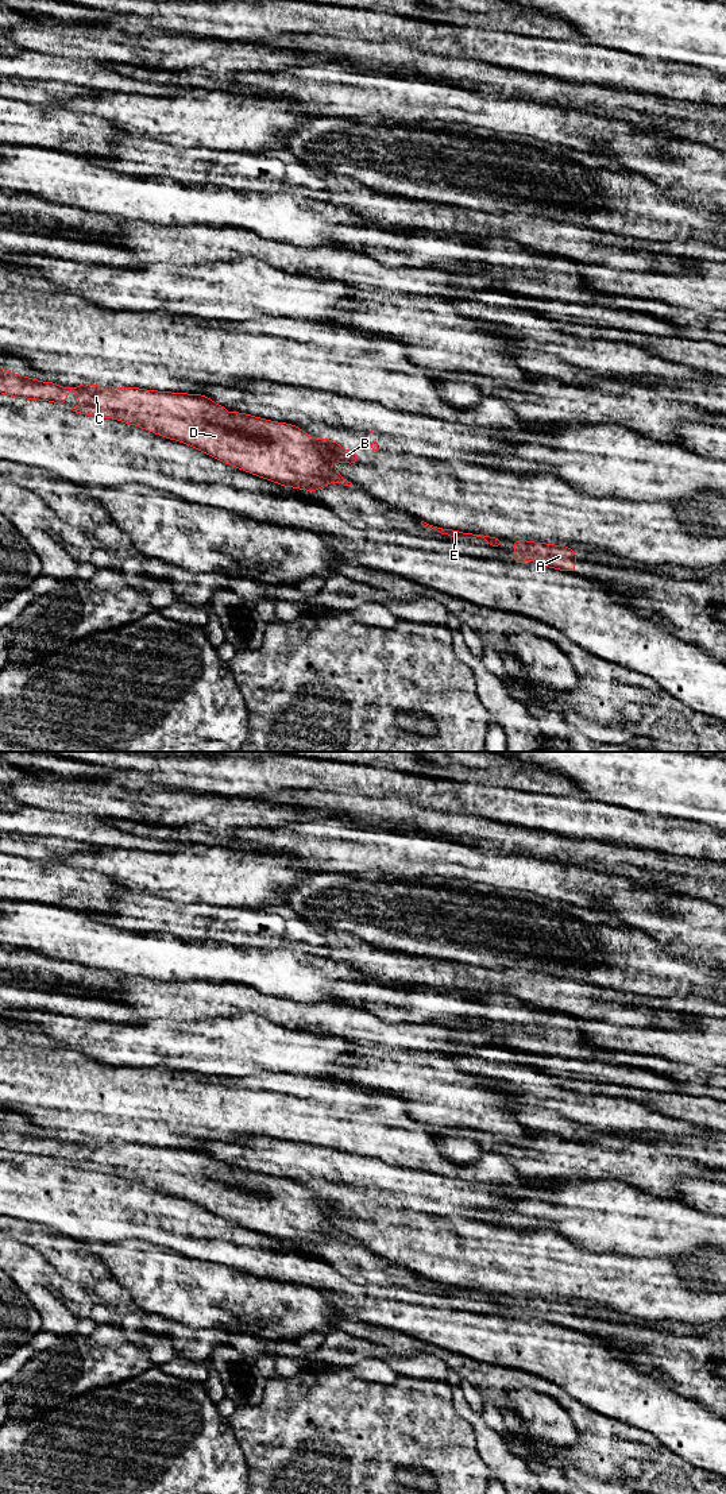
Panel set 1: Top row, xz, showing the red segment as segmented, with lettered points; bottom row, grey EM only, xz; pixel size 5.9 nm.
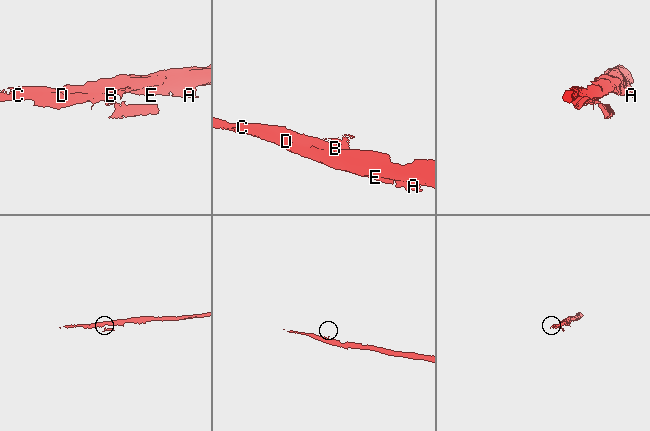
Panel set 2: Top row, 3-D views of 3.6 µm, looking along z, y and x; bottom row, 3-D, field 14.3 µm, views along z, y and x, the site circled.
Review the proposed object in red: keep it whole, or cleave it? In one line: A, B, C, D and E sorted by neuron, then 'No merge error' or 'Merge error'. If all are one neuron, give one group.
Groups: A C D E / B. Merge error

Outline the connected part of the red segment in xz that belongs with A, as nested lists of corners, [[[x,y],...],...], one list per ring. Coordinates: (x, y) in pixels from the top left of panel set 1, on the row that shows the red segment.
[[[513,540],[513,544],[514,555],[511,561],[514,563],[533,560],[537,565],[551,567],[567,572],[574,572],[576,570],[576,552],[567,545],[552,545],[525,540]]]

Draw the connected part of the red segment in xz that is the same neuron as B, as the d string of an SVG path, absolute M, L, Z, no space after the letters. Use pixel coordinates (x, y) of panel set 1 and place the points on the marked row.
M317 439L314 445L320 453L335 462L358 464L356 452L341 448L336 440Z

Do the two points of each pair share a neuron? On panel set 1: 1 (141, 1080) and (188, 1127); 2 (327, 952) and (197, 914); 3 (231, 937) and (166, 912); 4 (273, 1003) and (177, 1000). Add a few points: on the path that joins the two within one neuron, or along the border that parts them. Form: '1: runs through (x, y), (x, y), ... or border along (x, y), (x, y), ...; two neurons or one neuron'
1: border along (124, 1091), (166, 1095); two neurons
2: runs through (294, 933), (284, 927), (262, 925), (230, 925); one neuron
3: runs through (216, 923), (182, 921); one neuron
4: runs through (248, 1000), (201, 1000); one neuron

